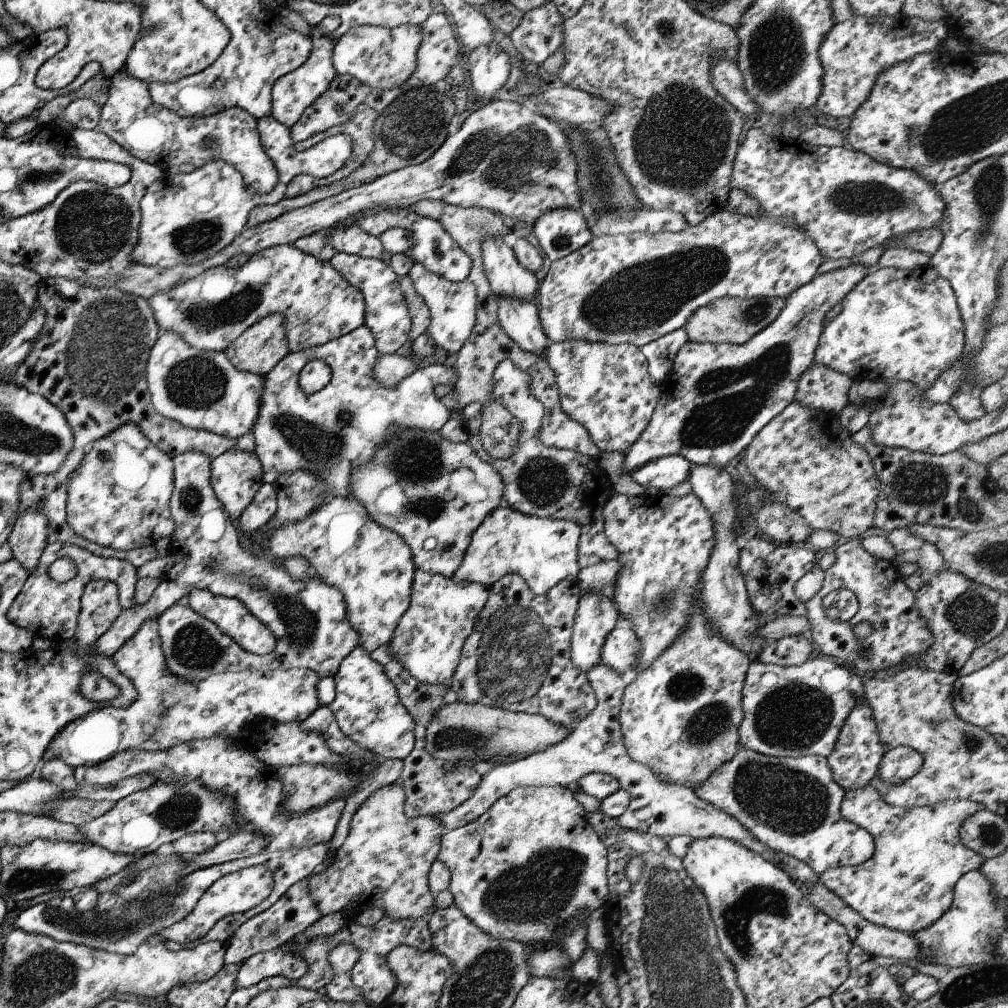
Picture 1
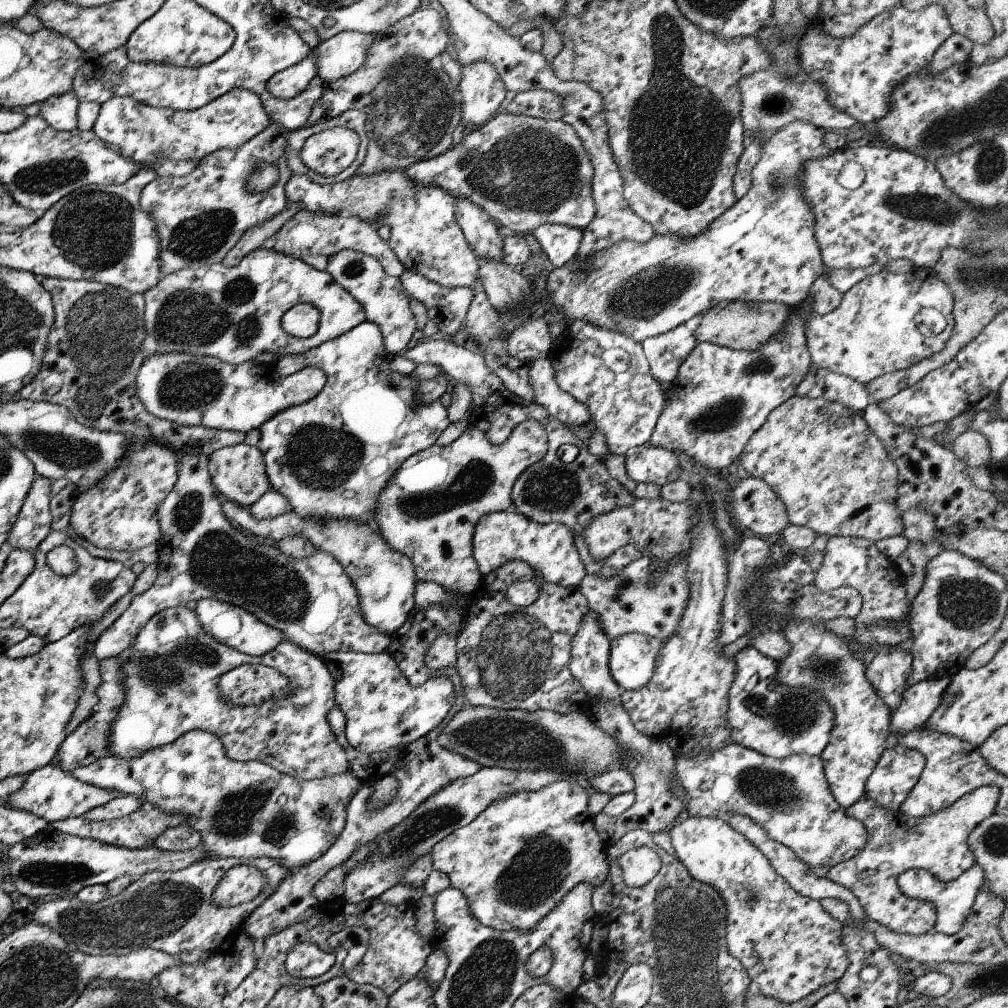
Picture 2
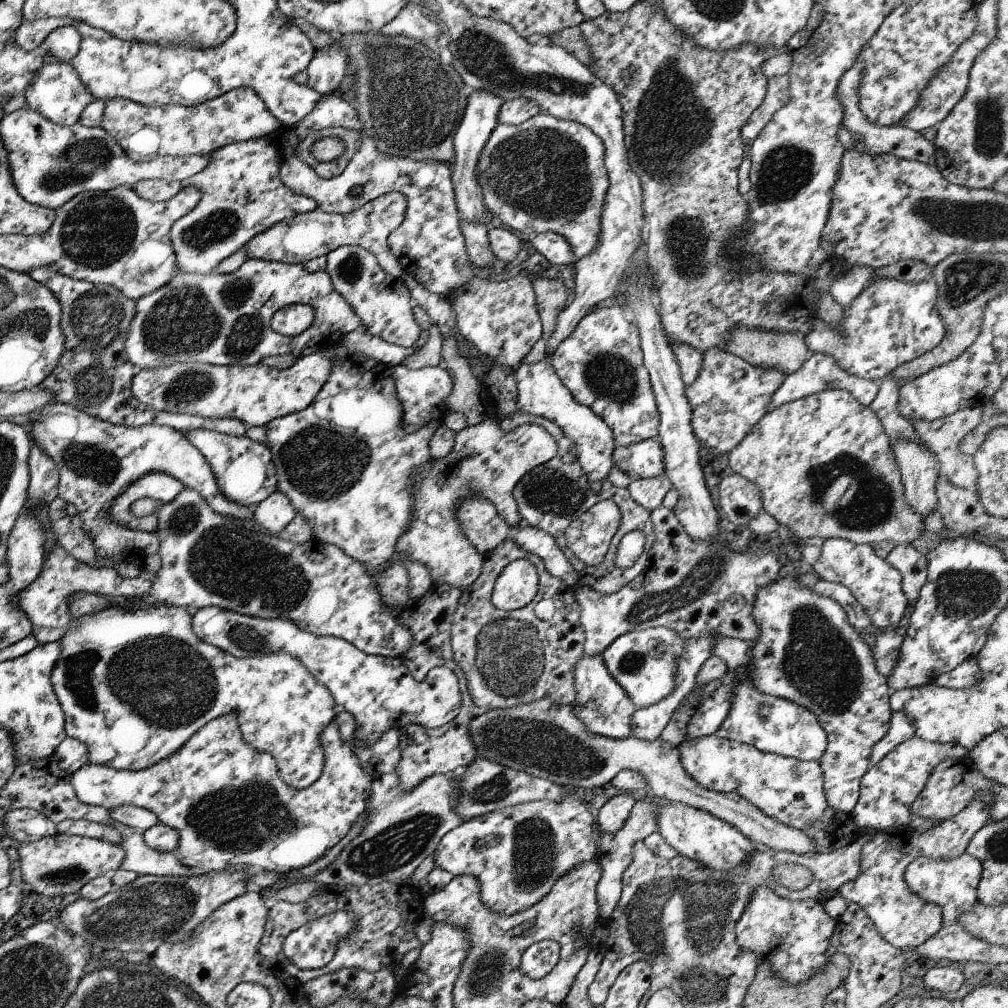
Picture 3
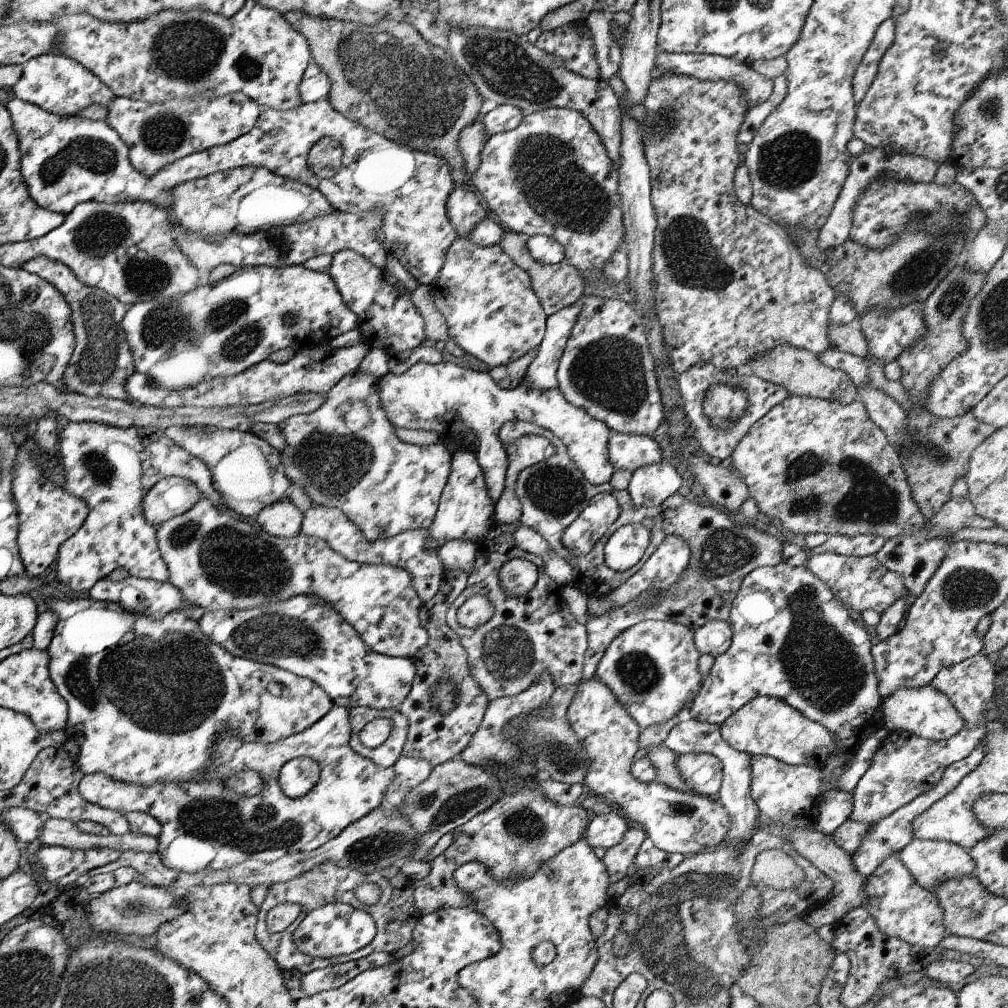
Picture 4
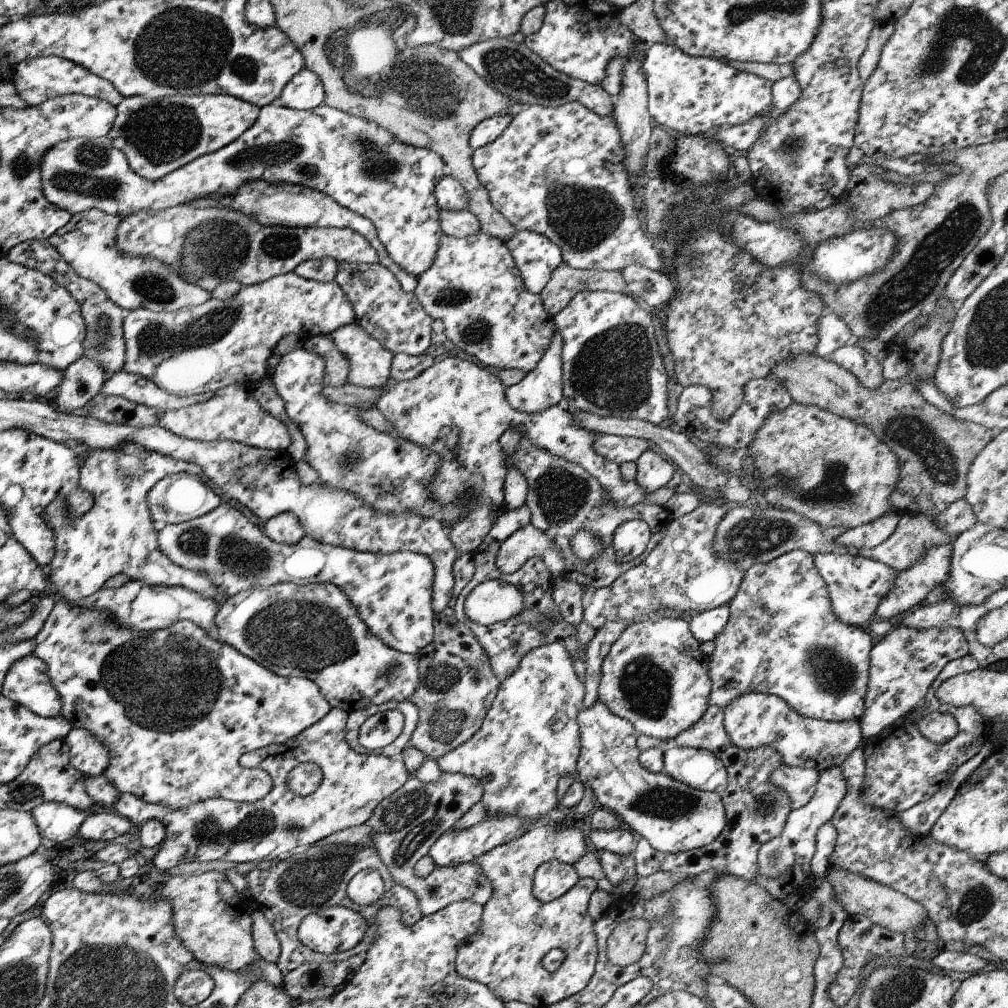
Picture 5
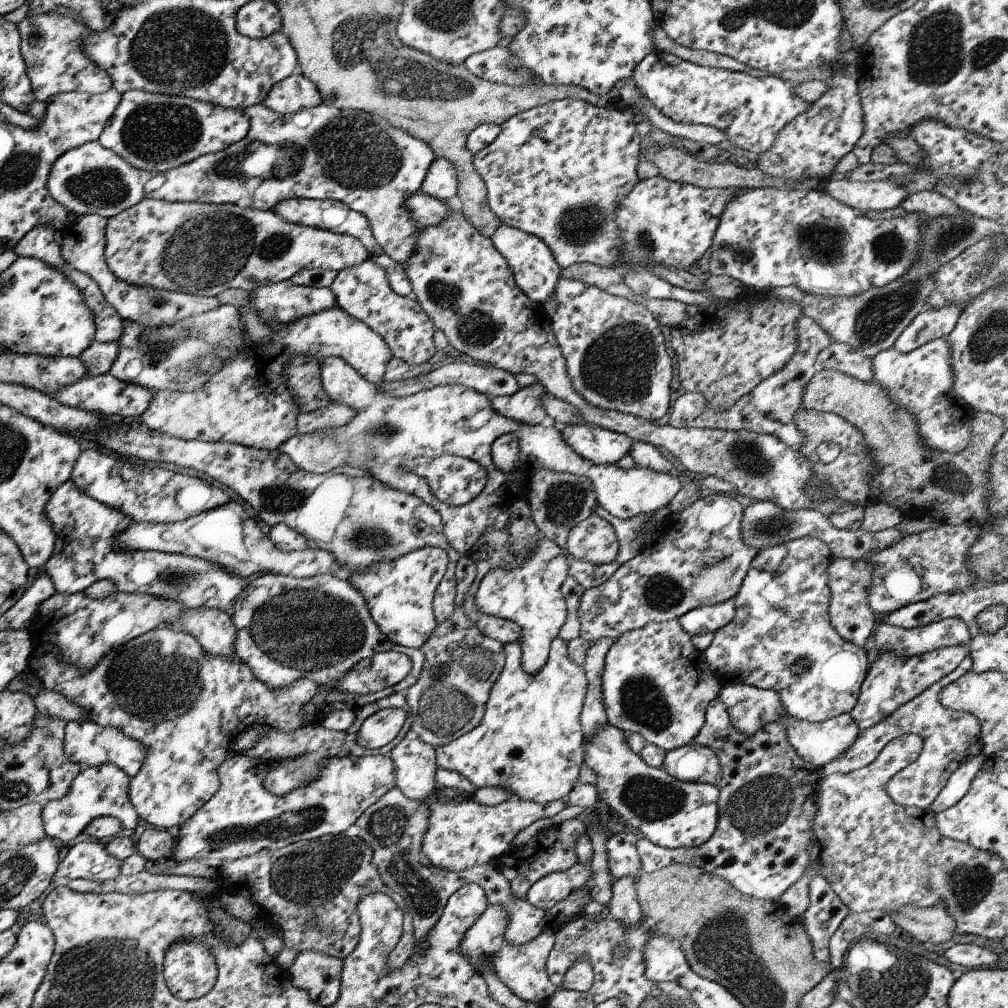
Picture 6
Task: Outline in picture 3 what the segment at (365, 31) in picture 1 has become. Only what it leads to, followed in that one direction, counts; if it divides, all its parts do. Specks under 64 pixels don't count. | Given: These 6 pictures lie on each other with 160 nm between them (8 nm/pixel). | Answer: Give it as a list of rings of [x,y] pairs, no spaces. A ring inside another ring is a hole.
[[[337,43],[317,49],[304,70],[308,74],[305,85],[315,89],[320,95],[333,92],[349,71],[347,56],[343,49],[338,48]]]

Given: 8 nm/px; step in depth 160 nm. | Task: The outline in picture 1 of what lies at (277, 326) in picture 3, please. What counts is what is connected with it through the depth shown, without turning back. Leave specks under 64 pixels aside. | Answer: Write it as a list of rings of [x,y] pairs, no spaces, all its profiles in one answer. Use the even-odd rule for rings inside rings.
[[[362,325],[326,344],[285,354],[273,366],[265,375],[257,422],[252,428],[254,454],[261,464],[262,483],[272,485],[279,474],[305,470],[319,478],[319,482],[325,482],[324,501],[335,496],[347,497],[350,496],[351,468],[365,466],[391,434],[401,430],[405,433],[417,429],[429,432],[441,429],[452,412],[435,397],[433,386],[455,382],[454,368],[430,361],[419,365],[413,374],[405,376],[395,386],[383,388],[373,379],[373,364],[377,358],[375,336]],[[313,360],[329,366],[331,380],[318,392],[303,394],[298,388],[298,375],[301,368]],[[325,420],[335,420],[331,432],[325,430]],[[339,454],[345,454],[345,478],[327,478],[331,466],[338,462]]]

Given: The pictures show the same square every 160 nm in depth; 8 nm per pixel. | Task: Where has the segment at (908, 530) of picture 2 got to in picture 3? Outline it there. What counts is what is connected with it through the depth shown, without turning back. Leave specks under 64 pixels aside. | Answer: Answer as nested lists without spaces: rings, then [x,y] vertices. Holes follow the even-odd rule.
[[[902,439],[891,443],[891,448],[900,472],[903,498],[914,514],[924,519],[936,510],[934,486],[938,464],[935,454],[921,442],[915,445]]]

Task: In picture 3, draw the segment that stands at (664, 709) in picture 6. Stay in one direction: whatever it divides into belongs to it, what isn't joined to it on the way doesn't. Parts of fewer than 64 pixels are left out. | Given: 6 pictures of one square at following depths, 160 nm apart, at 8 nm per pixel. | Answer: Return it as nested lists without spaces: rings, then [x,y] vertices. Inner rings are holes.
[[[655,627],[619,635],[601,652],[611,678],[625,691],[635,709],[644,709],[674,689],[674,672],[685,640],[671,629]]]

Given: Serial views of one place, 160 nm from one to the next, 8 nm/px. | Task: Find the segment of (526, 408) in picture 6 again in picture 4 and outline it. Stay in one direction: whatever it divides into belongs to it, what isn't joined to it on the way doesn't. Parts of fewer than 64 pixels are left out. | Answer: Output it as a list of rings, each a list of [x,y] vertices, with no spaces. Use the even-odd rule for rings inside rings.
[[[578,301],[546,318],[543,339],[519,384],[533,390],[557,388],[555,372],[581,306]]]

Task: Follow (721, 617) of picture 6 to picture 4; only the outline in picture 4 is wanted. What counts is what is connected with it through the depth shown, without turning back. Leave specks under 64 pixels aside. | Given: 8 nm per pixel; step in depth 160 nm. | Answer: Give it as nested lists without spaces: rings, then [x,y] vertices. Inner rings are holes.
[[[711,620],[705,622],[701,628],[695,628],[693,633],[694,646],[699,655],[709,654],[719,656],[727,650],[731,643],[731,630],[726,621]]]

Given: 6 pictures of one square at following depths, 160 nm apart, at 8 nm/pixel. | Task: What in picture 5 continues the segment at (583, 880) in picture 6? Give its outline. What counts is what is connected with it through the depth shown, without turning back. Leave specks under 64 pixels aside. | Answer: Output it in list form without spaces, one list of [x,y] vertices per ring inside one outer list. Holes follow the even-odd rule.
[[[551,859],[535,869],[532,878],[532,895],[539,902],[549,902],[565,894],[577,879],[573,865]]]

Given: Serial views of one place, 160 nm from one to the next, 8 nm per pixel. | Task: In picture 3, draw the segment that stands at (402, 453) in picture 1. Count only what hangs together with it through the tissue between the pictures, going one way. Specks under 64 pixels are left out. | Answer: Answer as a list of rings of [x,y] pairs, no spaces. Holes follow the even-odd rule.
[[[485,418],[455,432],[454,445],[448,455],[431,457],[410,474],[410,521],[405,532],[396,540],[395,553],[422,564],[433,583],[448,584],[459,590],[467,588],[479,576],[482,563],[479,554],[468,547],[459,521],[456,521],[460,501],[478,495],[489,501],[509,526],[519,525],[521,518],[512,488],[533,467],[553,458],[558,447],[558,442],[535,423],[503,431],[495,419]]]

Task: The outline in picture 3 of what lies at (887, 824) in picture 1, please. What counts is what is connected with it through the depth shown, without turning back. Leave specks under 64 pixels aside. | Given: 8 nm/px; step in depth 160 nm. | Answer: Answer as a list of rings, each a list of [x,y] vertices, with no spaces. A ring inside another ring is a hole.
[[[977,791],[957,814],[935,823],[926,831],[913,830],[908,824],[875,830],[861,845],[859,874],[844,882],[837,892],[847,903],[857,903],[891,946],[898,949],[916,947],[942,927],[941,911],[937,905],[922,901],[910,892],[903,880],[905,867],[916,858],[952,859],[961,856],[973,834],[989,822],[991,800],[987,791]]]

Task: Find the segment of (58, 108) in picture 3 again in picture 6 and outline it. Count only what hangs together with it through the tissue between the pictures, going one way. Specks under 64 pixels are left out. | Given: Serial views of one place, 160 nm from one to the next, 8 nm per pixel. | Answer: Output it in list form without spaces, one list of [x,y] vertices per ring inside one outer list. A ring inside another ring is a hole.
[[[39,14],[27,16],[16,25],[20,38],[20,54],[24,63],[25,75],[29,78],[34,99],[46,103],[55,94],[81,92],[86,94],[102,94],[112,87],[109,76],[101,68],[97,68],[91,60],[87,60],[81,50],[85,36],[91,30],[83,24],[83,18],[73,14]]]

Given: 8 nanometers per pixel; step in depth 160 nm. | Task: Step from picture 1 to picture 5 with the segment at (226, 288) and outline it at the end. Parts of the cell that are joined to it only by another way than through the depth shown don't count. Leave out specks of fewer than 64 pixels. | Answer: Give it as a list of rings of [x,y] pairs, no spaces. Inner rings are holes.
[[[287,271],[283,274],[268,278],[263,282],[253,283],[252,285],[244,287],[242,286],[234,295],[231,295],[225,300],[214,299],[210,296],[199,306],[182,308],[172,313],[166,313],[165,311],[156,313],[155,311],[141,307],[128,311],[122,320],[122,335],[125,349],[122,370],[128,373],[138,374],[140,377],[150,380],[157,388],[173,396],[185,397],[191,394],[193,394],[193,396],[199,396],[199,394],[203,394],[203,392],[215,392],[217,389],[223,388],[231,383],[252,383],[261,380],[261,378],[266,376],[266,359],[272,355],[272,350],[280,342],[281,338],[288,334],[298,334],[300,339],[305,340],[312,336],[328,335],[334,330],[353,322],[354,312],[351,303],[334,280],[321,282],[313,279],[304,279],[294,271]]]

